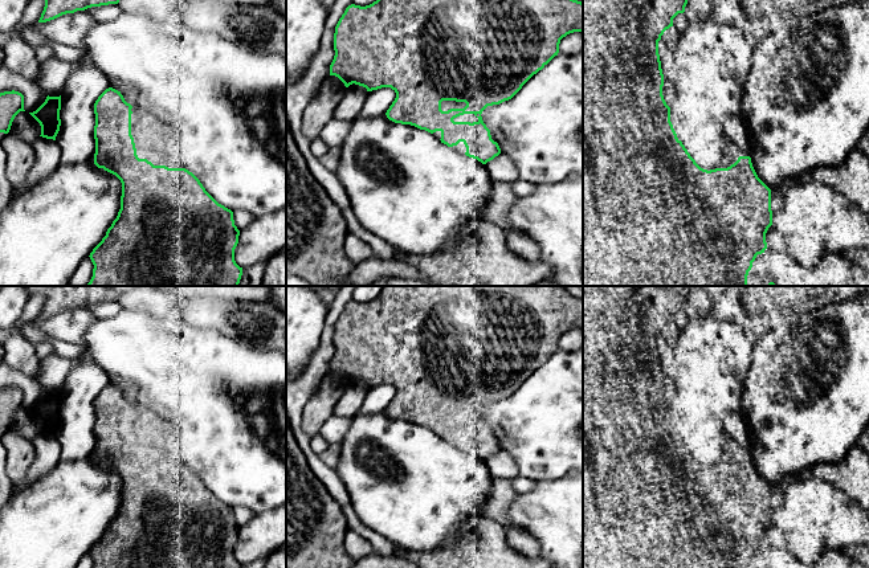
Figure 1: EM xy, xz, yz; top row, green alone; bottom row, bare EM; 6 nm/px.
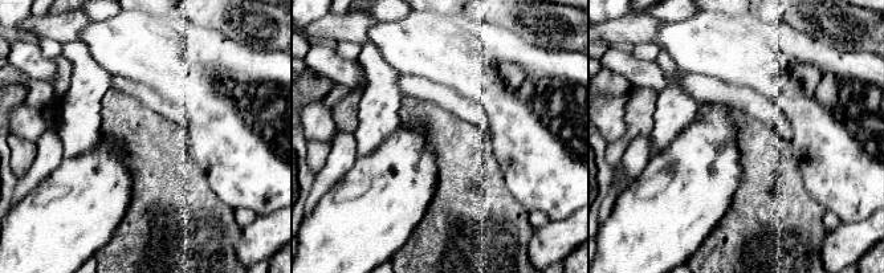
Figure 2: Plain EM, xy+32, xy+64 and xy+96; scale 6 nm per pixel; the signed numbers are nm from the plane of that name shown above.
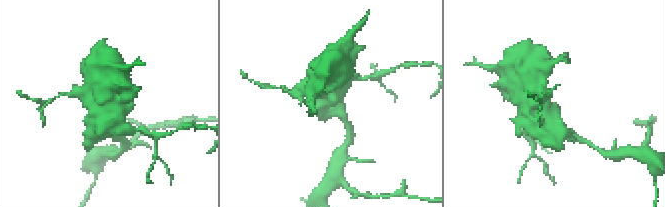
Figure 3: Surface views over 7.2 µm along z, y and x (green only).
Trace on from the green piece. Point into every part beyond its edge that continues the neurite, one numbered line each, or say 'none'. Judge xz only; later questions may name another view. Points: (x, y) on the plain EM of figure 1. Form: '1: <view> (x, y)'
1: xz (445, 401)

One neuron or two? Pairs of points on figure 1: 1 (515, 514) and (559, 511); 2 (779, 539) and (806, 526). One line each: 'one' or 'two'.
1: one
2: two

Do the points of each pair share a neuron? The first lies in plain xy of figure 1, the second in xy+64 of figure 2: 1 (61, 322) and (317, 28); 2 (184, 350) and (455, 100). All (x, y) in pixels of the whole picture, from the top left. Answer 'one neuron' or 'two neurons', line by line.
1: one neuron
2: two neurons

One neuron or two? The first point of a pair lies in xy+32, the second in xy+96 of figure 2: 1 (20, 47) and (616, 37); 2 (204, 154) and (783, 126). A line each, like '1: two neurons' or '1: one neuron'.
1: two neurons
2: two neurons

